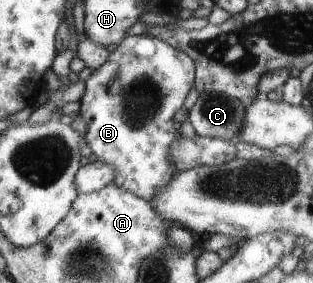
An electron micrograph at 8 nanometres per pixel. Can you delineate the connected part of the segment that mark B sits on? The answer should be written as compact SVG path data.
M131 35L124 37L117 45L115 50L109 53L107 59L98 67L95 68L90 76L84 81L85 89L84 94L79 100L81 106L78 112L78 118L85 120L86 129L84 129L82 136L86 141L88 148L91 152L96 154L97 161L105 162L106 164L112 165L115 168L116 174L110 183L114 183L118 188L125 190L126 192L132 193L138 198L143 198L145 201L148 201L154 196L157 196L157 190L161 189L163 186L166 186L166 183L173 177L173 174L178 172L172 168L167 152L169 151L169 144L171 140L179 134L178 131L174 130L172 126L172 115L178 109L182 109L182 102L188 94L188 90L193 86L193 80L195 75L195 66L191 61L191 58L184 54L180 49L174 48L169 44L166 44L163 40L152 35Z

